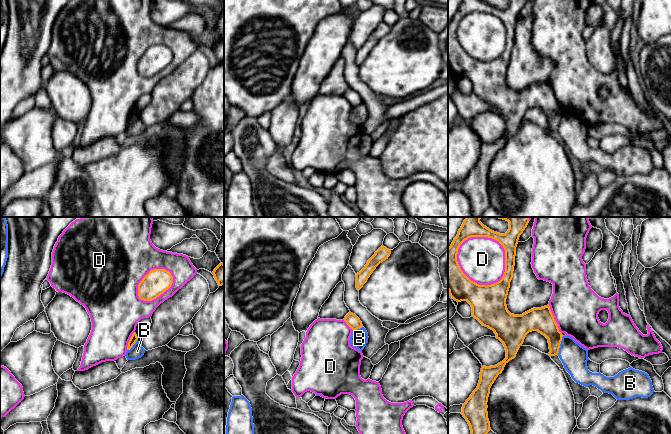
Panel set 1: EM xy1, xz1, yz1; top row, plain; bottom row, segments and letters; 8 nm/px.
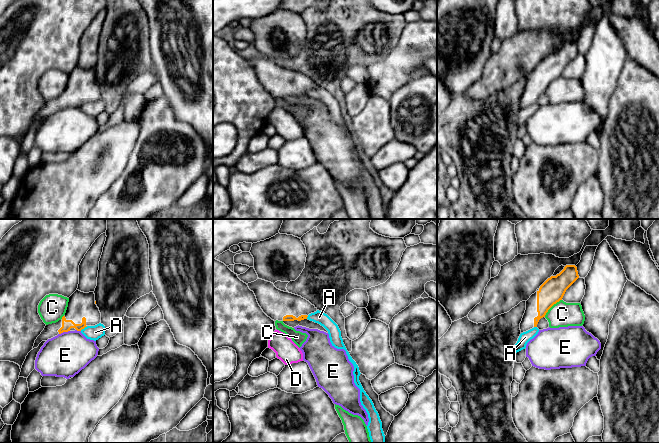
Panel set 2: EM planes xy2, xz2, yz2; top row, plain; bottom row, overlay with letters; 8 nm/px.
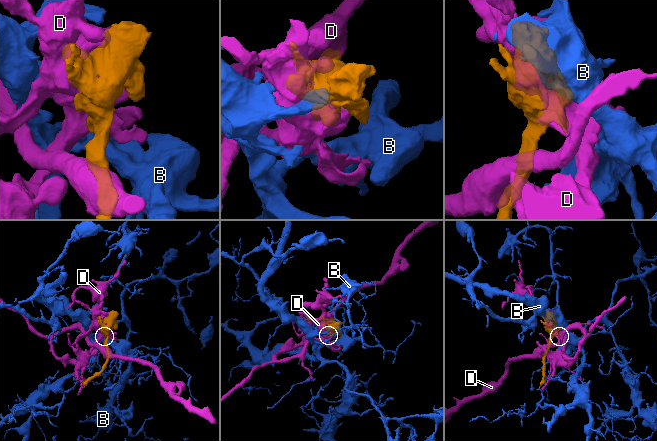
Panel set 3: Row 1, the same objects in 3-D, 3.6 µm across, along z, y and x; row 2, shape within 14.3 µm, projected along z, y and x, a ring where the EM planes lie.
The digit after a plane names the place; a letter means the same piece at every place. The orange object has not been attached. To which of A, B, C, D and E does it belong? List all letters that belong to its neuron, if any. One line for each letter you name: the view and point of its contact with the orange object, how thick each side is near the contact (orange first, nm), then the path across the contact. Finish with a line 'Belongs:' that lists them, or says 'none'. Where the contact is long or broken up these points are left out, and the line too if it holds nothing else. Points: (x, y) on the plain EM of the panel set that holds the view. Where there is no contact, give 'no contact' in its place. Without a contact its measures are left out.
Belongs: none

